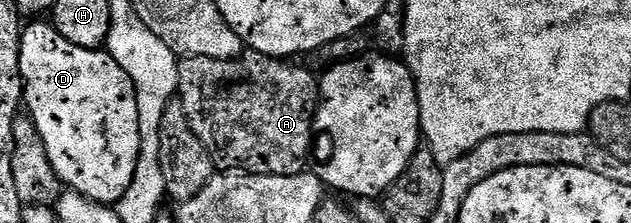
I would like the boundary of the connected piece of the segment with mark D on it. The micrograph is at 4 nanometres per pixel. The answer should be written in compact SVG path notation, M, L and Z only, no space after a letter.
M40 21L29 22L32 24L30 24L29 27L27 24L27 26L23 28L22 34L20 36L20 76L22 76L22 78L24 79L23 102L26 104L27 110L30 112L33 121L36 123L38 133L42 133L42 141L46 141L46 153L50 153L50 161L54 165L54 173L58 173L58 177L60 178L61 184L63 184L65 188L77 191L80 194L84 195L86 198L93 199L93 201L98 203L103 203L107 205L119 204L120 199L126 193L126 189L130 189L130 185L134 181L134 177L136 176L136 170L138 169L138 157L140 156L140 122L138 121L138 101L136 100L136 90L134 89L134 85L130 81L130 77L126 73L126 69L122 69L122 65L118 65L118 61L114 61L114 57L112 55L109 55L107 50L92 50L90 48L79 48L78 45L74 45L70 41L66 40L66 38L62 37L61 33L58 33L55 30L51 22L36 22Z

